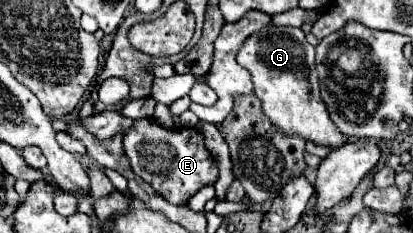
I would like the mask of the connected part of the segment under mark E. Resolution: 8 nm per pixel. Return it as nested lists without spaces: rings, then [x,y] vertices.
[[[137,119],[137,127],[123,137],[123,151],[131,169],[171,205],[187,205],[193,193],[217,181],[219,169],[195,127],[165,129],[155,119]]]

